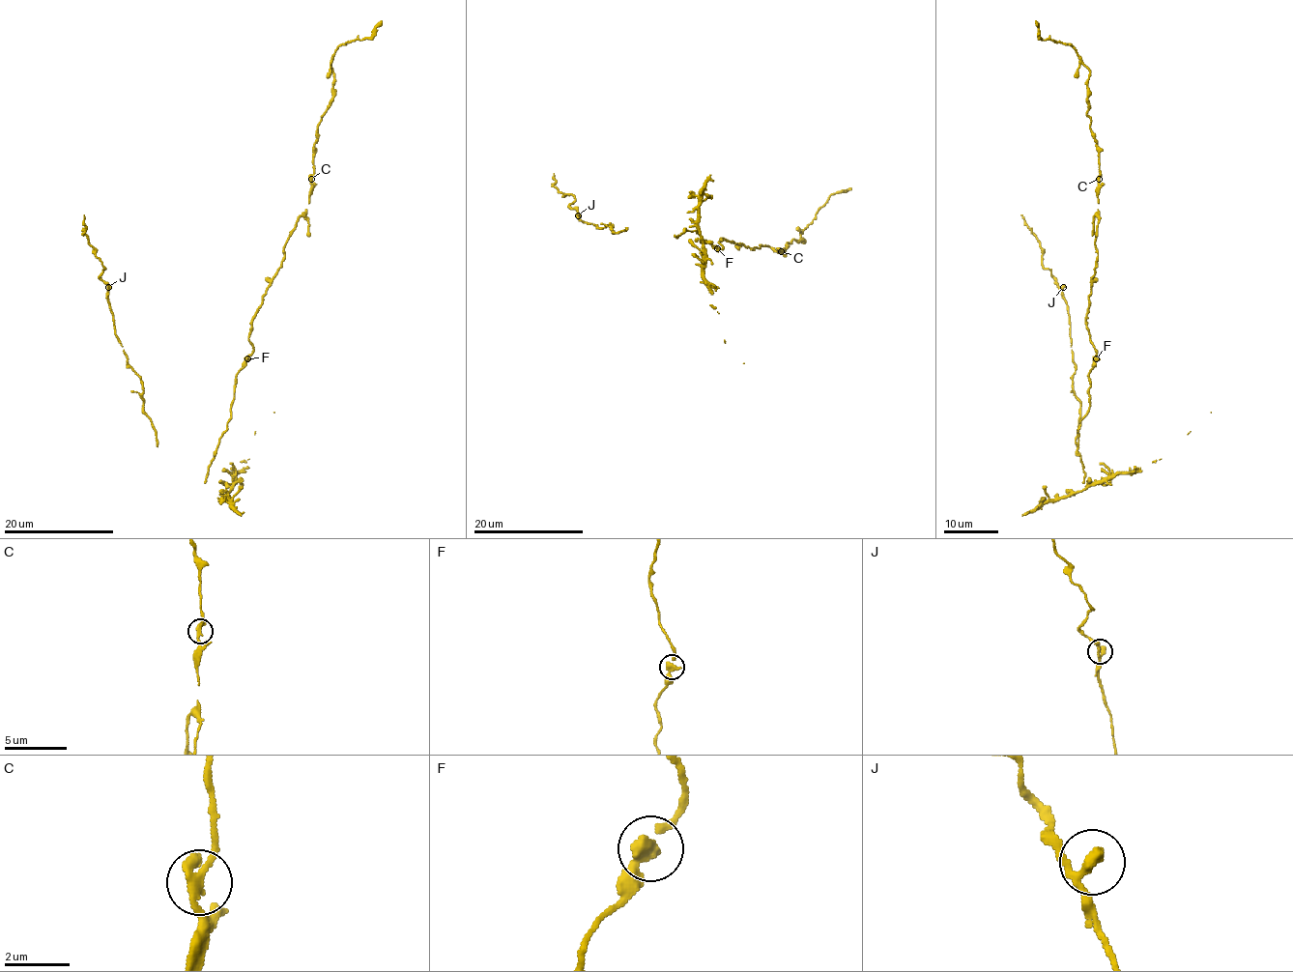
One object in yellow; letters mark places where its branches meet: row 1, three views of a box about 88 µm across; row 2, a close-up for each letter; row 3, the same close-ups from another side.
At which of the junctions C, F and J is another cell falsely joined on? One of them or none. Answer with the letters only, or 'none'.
C

